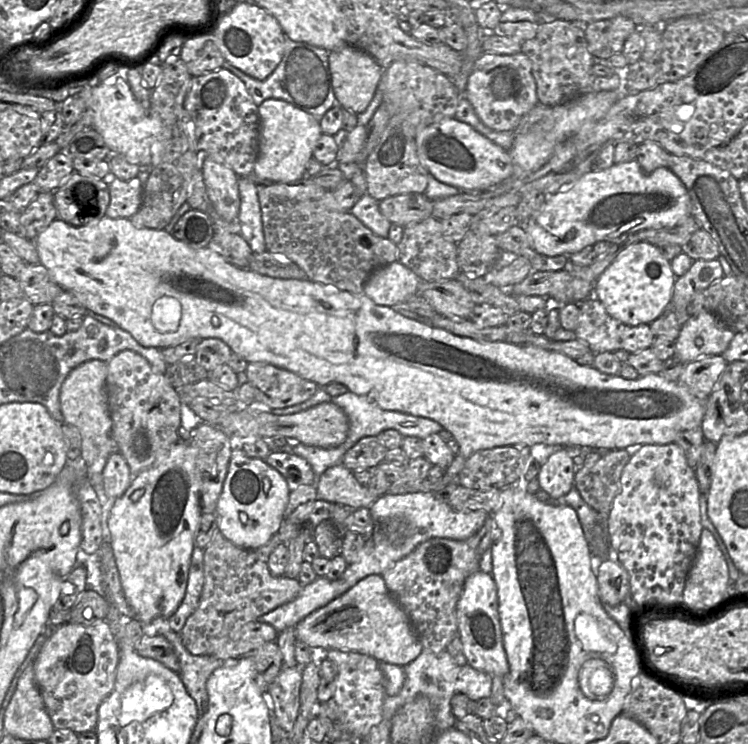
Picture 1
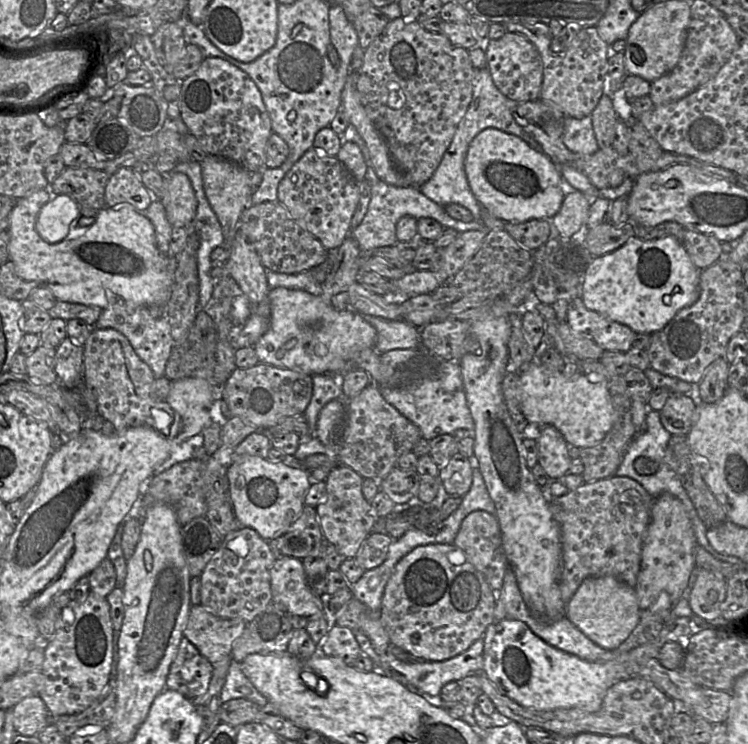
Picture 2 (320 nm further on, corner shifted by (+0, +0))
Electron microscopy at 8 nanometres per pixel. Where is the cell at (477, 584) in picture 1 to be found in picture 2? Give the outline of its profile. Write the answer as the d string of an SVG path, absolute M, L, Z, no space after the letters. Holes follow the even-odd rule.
M661 592L649 609L641 611L637 628L634 628L629 637L618 648L612 650L619 653L619 656L606 662L587 661L557 649L534 634L522 621L503 619L499 622L493 622L483 635L483 672L502 694L523 707L541 711L575 707L587 712L596 712L600 709L607 690L613 684L619 680L633 677L627 675L627 653L656 637L667 623L668 613L674 604L667 592Z

